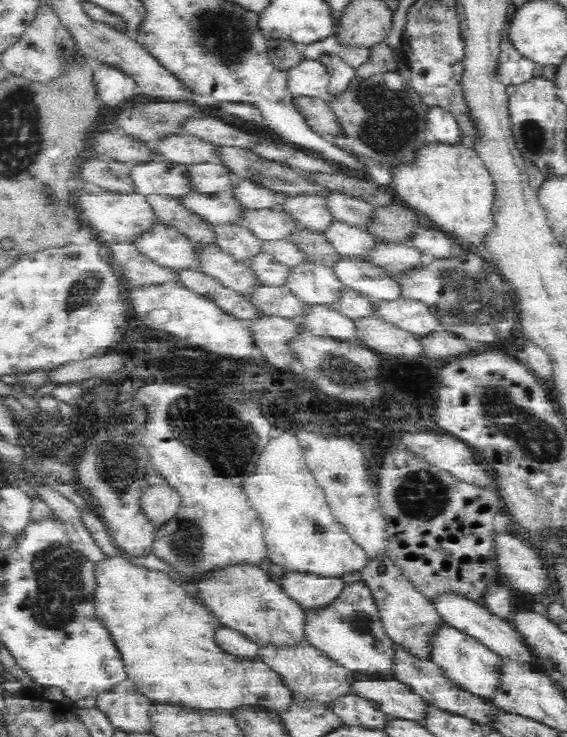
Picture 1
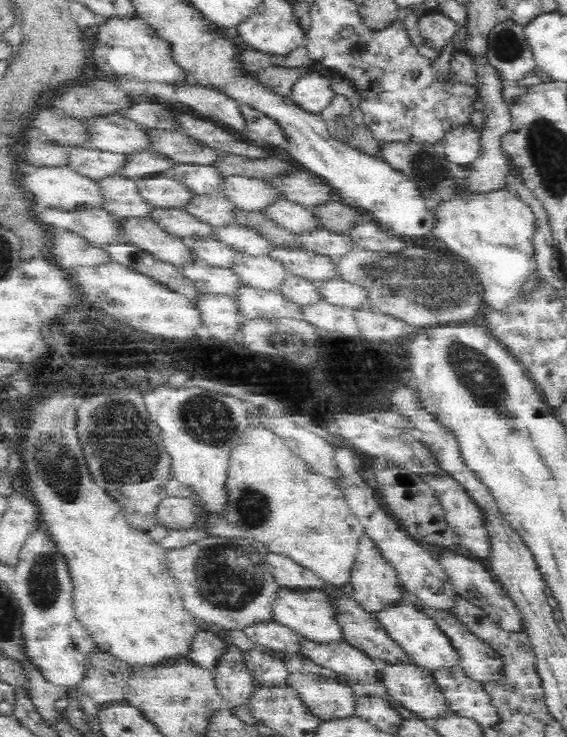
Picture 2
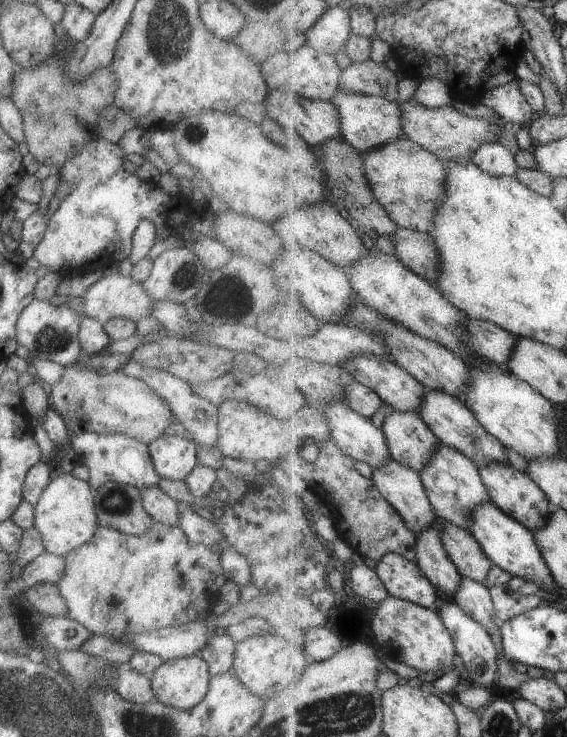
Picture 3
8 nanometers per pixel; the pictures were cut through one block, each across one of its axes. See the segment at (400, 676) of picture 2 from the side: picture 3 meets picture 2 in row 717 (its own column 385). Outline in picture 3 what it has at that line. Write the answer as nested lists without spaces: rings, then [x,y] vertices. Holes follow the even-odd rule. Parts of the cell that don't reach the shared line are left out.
[[[389,409],[382,424],[392,458],[421,474],[439,452],[441,440],[417,412]]]

